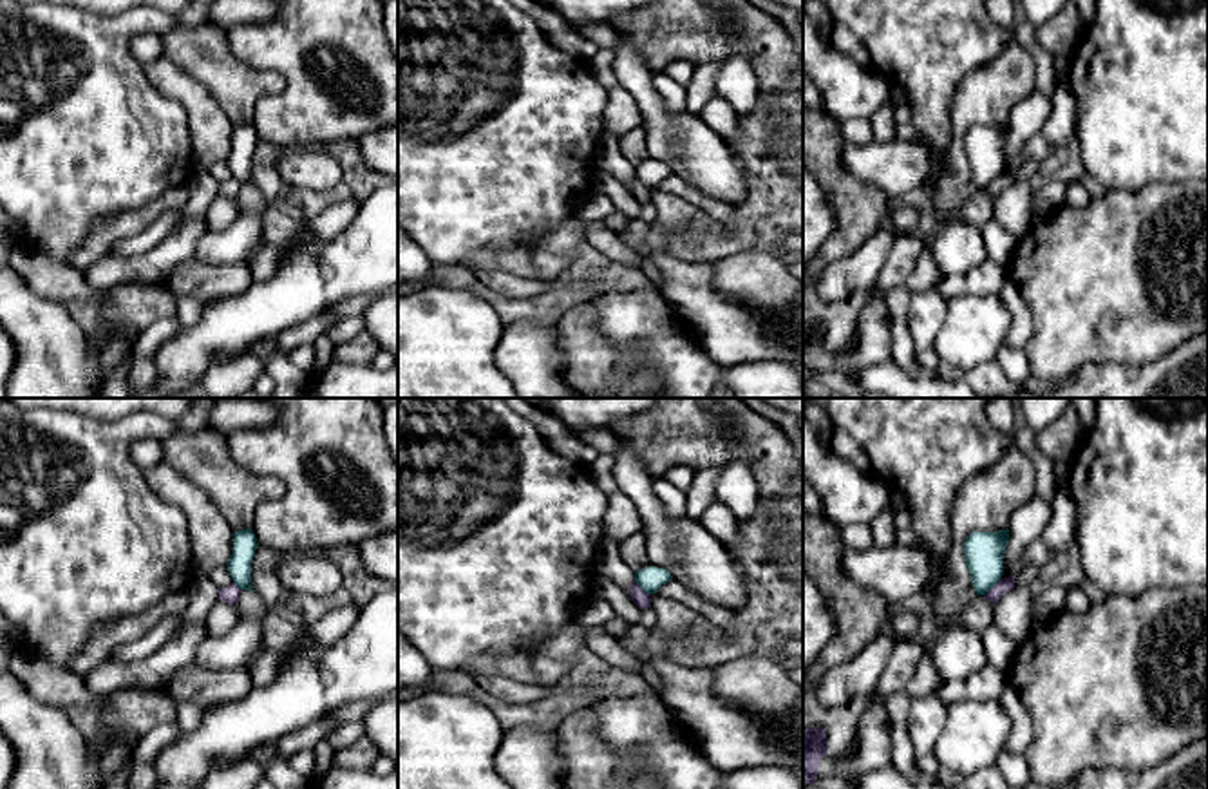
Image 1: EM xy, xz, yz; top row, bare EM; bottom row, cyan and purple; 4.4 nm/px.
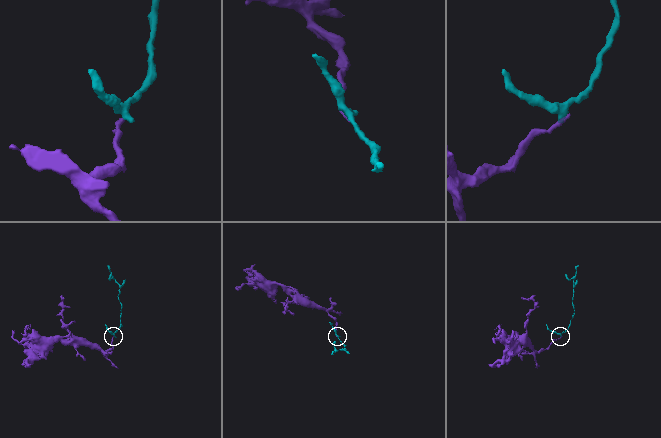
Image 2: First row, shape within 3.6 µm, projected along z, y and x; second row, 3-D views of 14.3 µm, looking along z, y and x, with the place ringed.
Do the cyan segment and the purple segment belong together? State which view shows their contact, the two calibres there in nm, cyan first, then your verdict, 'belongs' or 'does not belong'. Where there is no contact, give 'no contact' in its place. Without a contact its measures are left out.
meets cyan in xz; 110 nm thick on the cyan side, 70 nm on the other; does not belong

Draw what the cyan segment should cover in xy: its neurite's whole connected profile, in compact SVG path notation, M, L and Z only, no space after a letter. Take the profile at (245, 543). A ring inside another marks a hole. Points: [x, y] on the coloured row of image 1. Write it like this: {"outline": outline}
{"outline": "M251 528L239 530L233 534L233 550L231 550L231 556L226 563L226 566L228 566L228 572L233 579L233 583L241 590L253 592L251 563L253 563L257 547L259 547L259 543L257 543L257 537Z"}

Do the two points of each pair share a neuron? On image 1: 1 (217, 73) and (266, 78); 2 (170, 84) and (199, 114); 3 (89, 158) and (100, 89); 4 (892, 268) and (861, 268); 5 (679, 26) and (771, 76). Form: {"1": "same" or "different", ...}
{"1": "same", "2": "same", "3": "same", "4": "different", "5": "same"}

